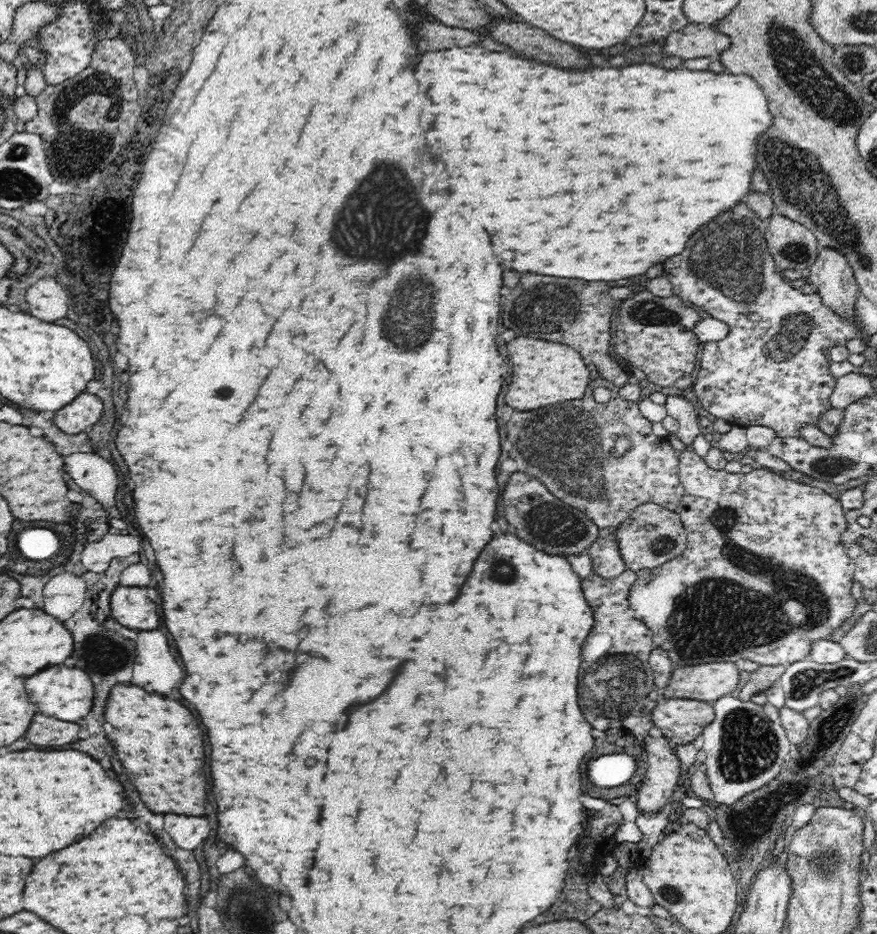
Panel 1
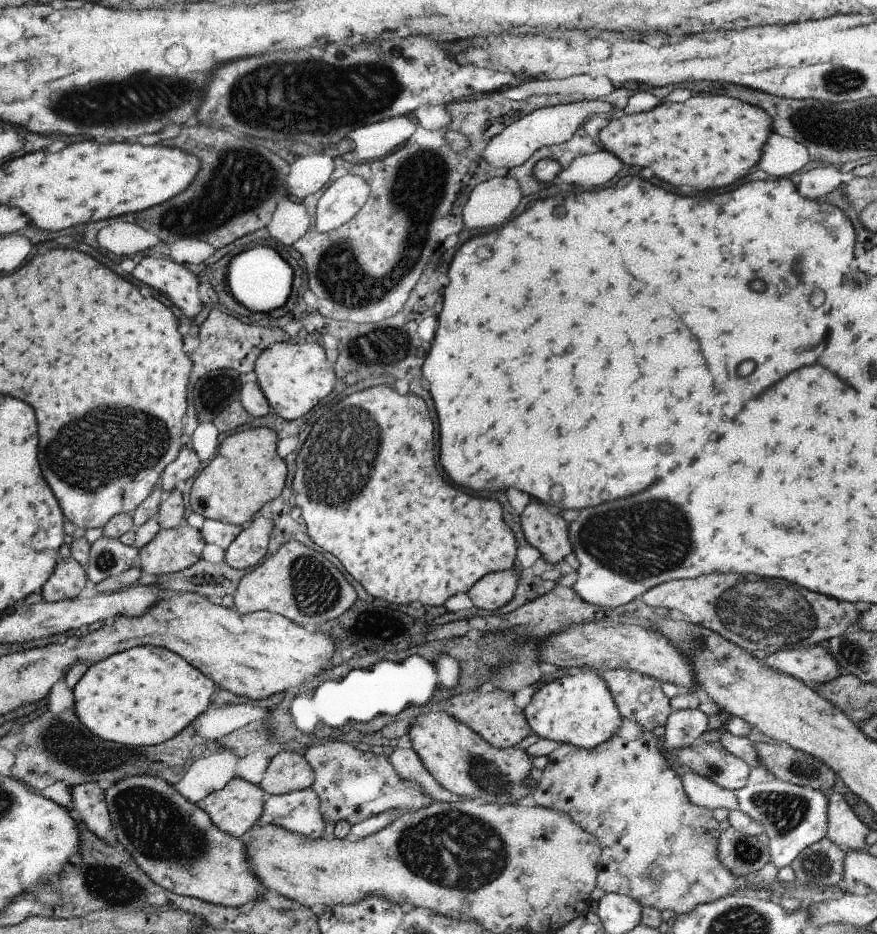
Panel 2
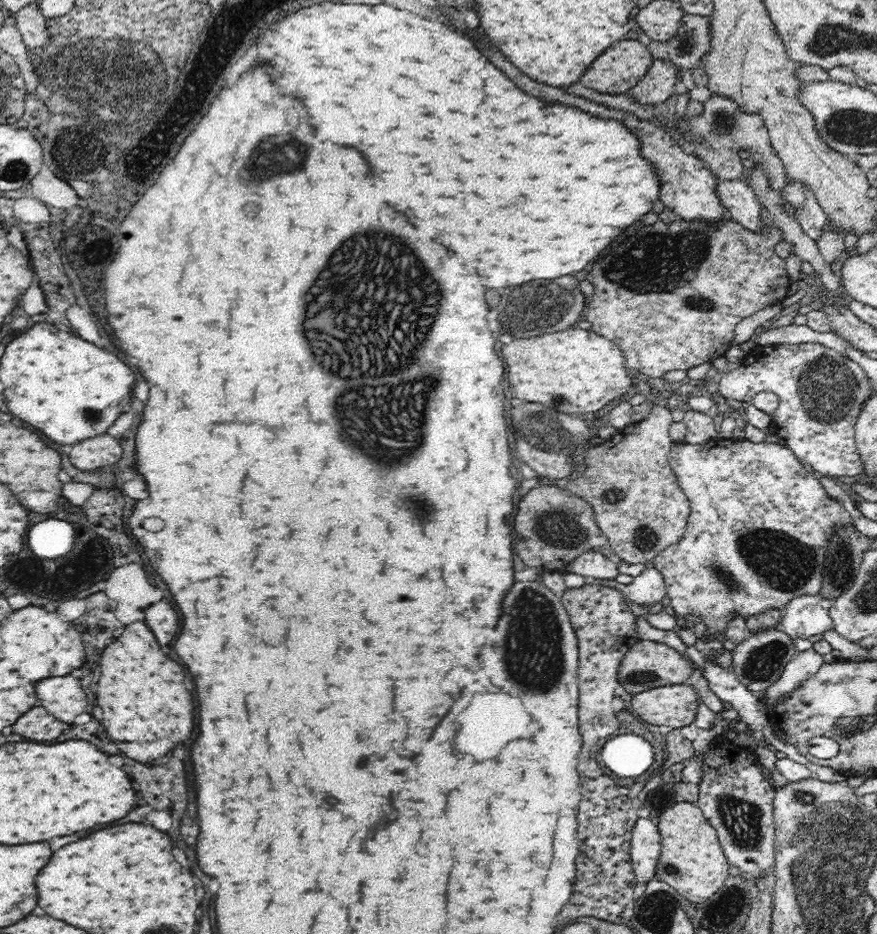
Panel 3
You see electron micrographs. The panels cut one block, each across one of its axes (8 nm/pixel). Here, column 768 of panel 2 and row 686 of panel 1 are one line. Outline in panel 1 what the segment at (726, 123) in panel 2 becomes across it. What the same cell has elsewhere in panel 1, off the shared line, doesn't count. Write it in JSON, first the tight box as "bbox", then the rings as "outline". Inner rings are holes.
{"bbox":[106,684,208,816],"outline":[[[118,684],[106,704],[106,722],[114,726],[116,756],[150,812],[182,816],[206,814],[208,778],[204,772],[204,730],[188,708],[170,698],[148,694],[138,686]]]}

